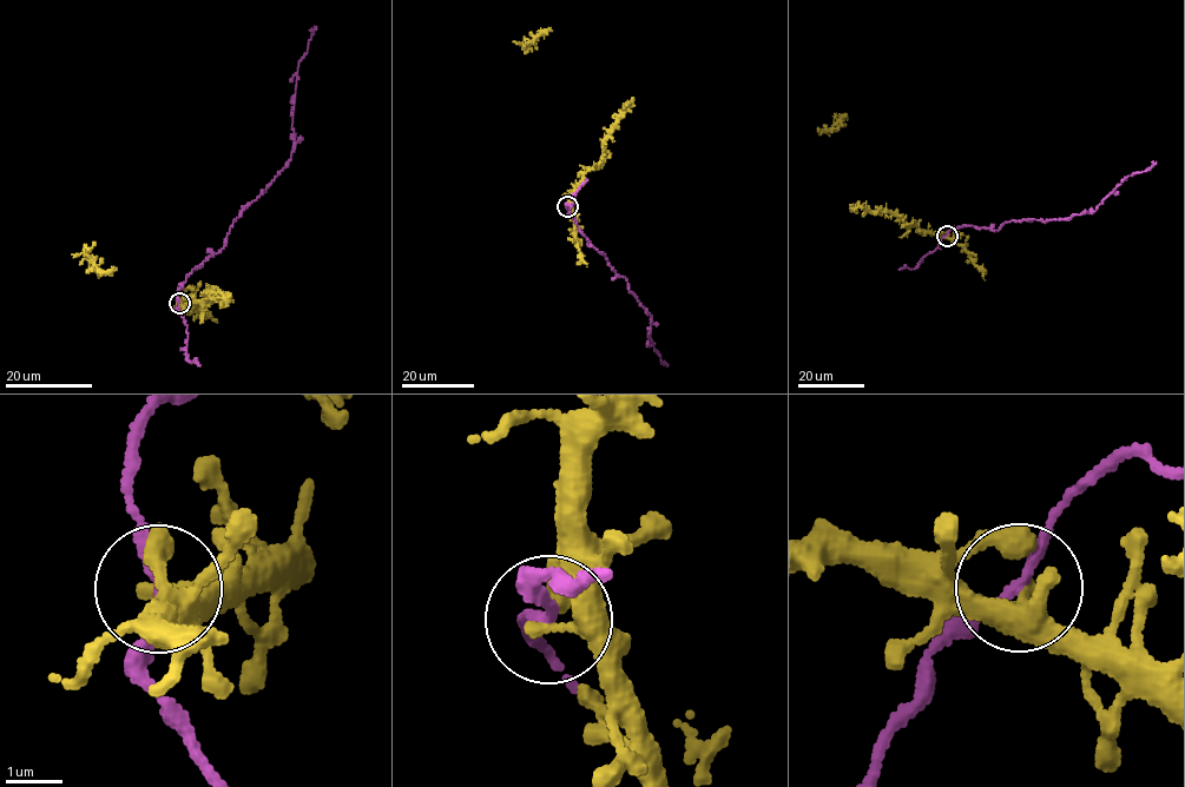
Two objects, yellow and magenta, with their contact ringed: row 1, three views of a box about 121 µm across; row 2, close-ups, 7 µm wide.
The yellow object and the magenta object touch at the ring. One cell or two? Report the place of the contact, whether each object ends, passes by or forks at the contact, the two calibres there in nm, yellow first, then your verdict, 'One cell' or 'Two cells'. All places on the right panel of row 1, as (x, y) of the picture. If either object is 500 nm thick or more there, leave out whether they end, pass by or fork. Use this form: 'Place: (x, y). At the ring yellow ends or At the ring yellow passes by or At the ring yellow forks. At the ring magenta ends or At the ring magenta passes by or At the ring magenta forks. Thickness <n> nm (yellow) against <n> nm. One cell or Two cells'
Place: (947, 236). At the ring yellow passes by. At the ring magenta passes by. Thickness 240 nm (yellow) against 170 nm. One cell

